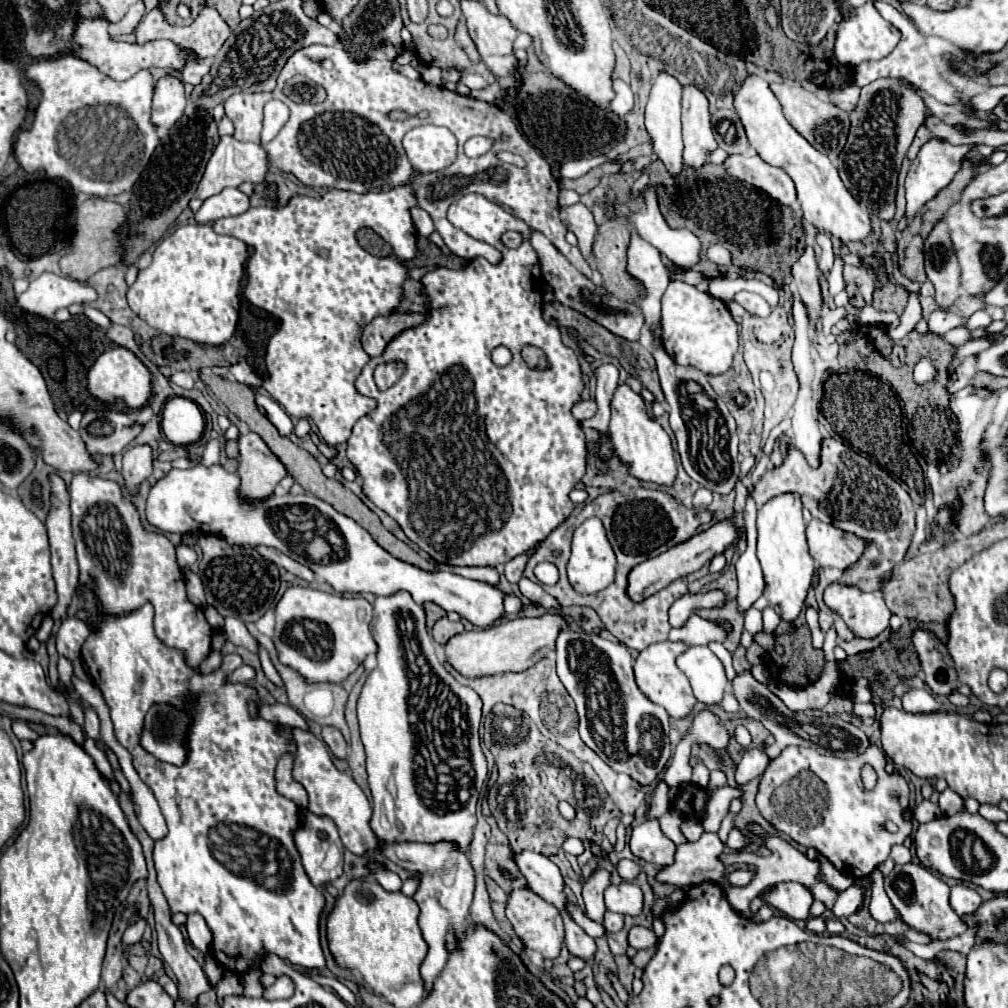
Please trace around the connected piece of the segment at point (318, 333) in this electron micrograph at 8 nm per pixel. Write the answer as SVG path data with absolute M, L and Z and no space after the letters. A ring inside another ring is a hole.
M398 186L390 192L356 194L346 190L330 190L322 198L292 198L288 206L250 208L244 214L220 218L214 222L218 234L240 238L250 250L246 276L248 286L244 296L250 304L278 316L282 320L280 330L270 338L266 348L268 380L262 388L280 404L290 416L312 418L320 430L320 436L336 446L350 438L352 426L376 408L376 400L360 396L354 388L354 380L366 366L370 356L362 350L362 328L378 314L392 314L402 298L402 282L406 280L404 260L416 256L416 228L410 220L410 208L416 206L416 198L410 186ZM360 228L372 228L392 248L394 256L374 258L356 240Z

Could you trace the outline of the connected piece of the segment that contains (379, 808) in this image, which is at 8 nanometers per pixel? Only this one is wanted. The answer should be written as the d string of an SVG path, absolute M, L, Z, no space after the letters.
M398 592L388 598L378 596L370 630L378 644L378 666L366 678L358 700L360 734L366 748L374 806L370 826L382 842L452 842L460 852L468 852L476 826L478 792L488 776L486 758L478 740L482 700L472 688L458 684L446 672L444 664L438 662L434 640L426 630L424 608L416 604L408 592Z

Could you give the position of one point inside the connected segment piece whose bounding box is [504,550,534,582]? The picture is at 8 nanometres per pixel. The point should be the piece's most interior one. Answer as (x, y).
(513, 570)

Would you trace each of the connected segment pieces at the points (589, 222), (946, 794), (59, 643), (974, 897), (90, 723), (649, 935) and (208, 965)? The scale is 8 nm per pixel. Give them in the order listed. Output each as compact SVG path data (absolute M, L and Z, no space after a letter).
M576 202L576 204L572 204L572 206L560 208L560 220L562 220L562 224L564 224L570 232L576 234L580 252L582 252L584 256L590 256L590 252L592 252L592 240L594 240L596 230L598 230L596 224L594 224L592 212L590 212L584 204Z
M948 788L948 790L944 790L944 792L940 794L938 806L942 808L942 812L944 812L946 816L952 816L952 814L956 814L956 812L960 812L960 810L964 808L964 800L962 800L956 792L952 792L952 790Z
M66 618L56 634L56 648L58 648L58 654L68 658L68 660L74 660L80 656L80 650L82 650L82 644L86 642L86 638L90 636L88 628L84 626L84 622L80 622L78 618Z
M958 884L958 886L952 888L950 904L952 904L952 908L954 908L954 912L958 916L970 916L970 914L974 914L980 908L982 898L980 898L980 894L976 890Z
M82 704L82 706L84 706L84 714L86 714L84 732L86 732L86 736L98 740L100 738L100 720L98 720L98 714L88 704Z
M636 926L630 930L628 934L628 942L630 946L634 946L636 950L644 950L644 948L652 948L656 944L656 934L648 928L642 928L642 926Z
M210 952L205 954L204 971L213 984L217 984L223 977L223 968L212 958Z

